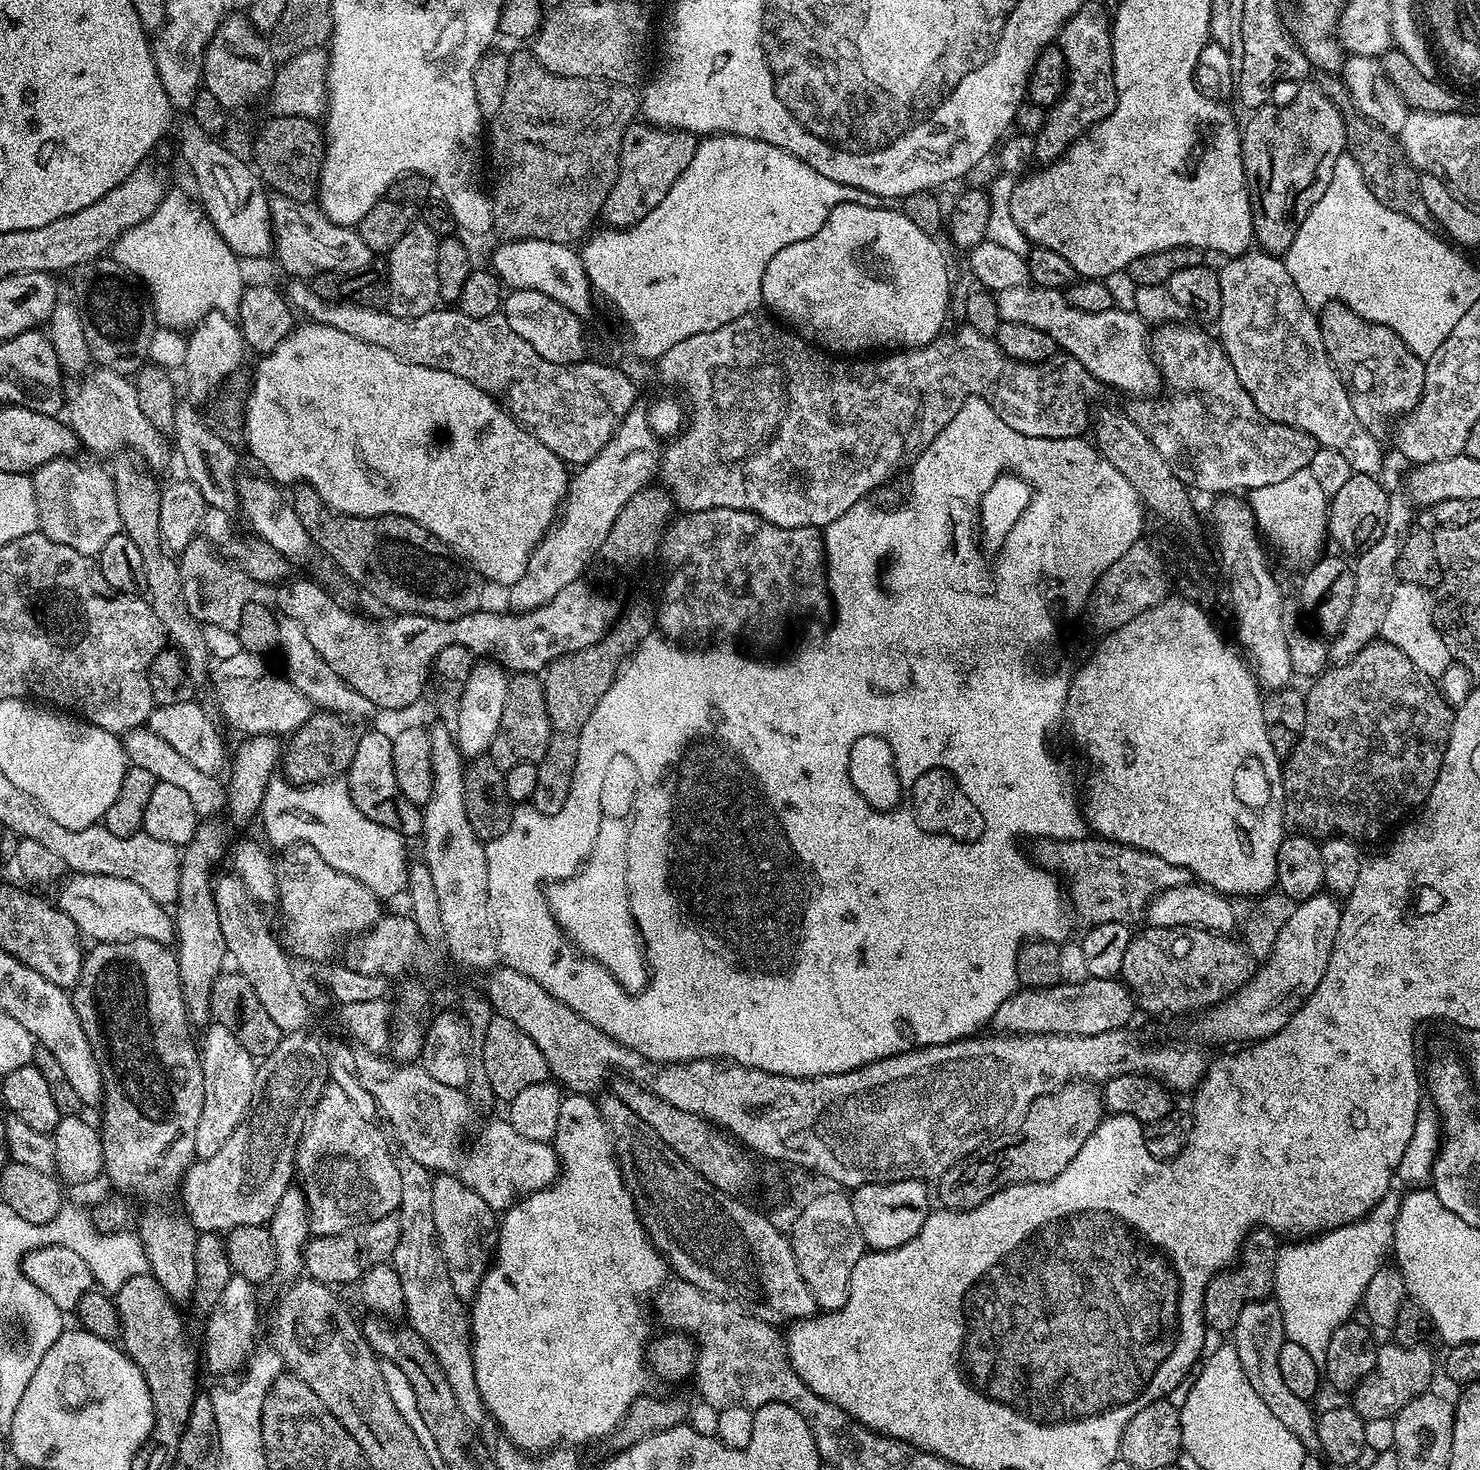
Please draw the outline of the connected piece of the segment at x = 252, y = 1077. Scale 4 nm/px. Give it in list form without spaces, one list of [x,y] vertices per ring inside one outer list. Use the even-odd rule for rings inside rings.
[[[212,1022],[207,1025],[208,1033],[204,1036],[204,1044],[200,1048],[200,1065],[204,1075],[204,1097],[202,1098],[202,1118],[198,1118],[198,1130],[194,1134],[194,1150],[196,1160],[214,1158],[226,1138],[234,1134],[239,1124],[244,1122],[252,1099],[256,1093],[257,1061],[238,1042],[238,1038],[230,1030],[226,1030],[223,1022]]]

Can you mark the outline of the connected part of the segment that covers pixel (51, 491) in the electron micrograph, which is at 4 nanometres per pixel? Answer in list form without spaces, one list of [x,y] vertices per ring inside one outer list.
[[[76,459],[51,460],[31,473],[38,528],[46,538],[70,546],[70,550],[78,550],[78,554],[96,558],[110,538],[121,535],[118,494],[109,473],[107,476],[102,469]]]

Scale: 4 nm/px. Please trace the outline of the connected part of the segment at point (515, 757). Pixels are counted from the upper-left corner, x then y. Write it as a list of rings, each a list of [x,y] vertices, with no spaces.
[[[516,674],[511,677],[508,697],[497,733],[494,734],[490,759],[502,769],[518,766],[519,763],[539,762],[553,739],[550,709],[544,700],[544,686],[536,674]]]

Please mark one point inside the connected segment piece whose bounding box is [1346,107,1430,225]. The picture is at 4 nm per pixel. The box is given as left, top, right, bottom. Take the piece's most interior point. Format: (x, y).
(1394, 180)

